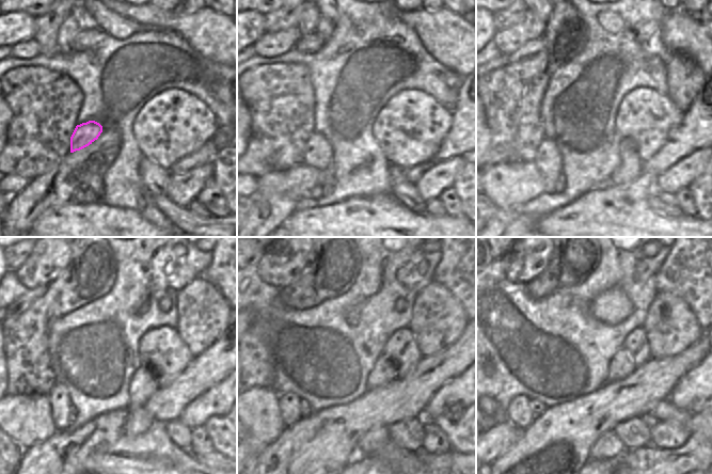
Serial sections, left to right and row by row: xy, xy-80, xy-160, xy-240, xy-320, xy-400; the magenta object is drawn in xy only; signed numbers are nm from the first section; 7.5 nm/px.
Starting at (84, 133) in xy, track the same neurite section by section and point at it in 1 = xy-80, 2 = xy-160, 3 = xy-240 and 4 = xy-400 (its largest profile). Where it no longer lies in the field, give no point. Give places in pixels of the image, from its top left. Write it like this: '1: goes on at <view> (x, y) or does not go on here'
1: goes on at xy-80 (318, 154)
2: goes on at xy-160 (548, 155)
3: goes on at xy-240 (59, 397)
4: goes on at xy-400 (519, 413)

